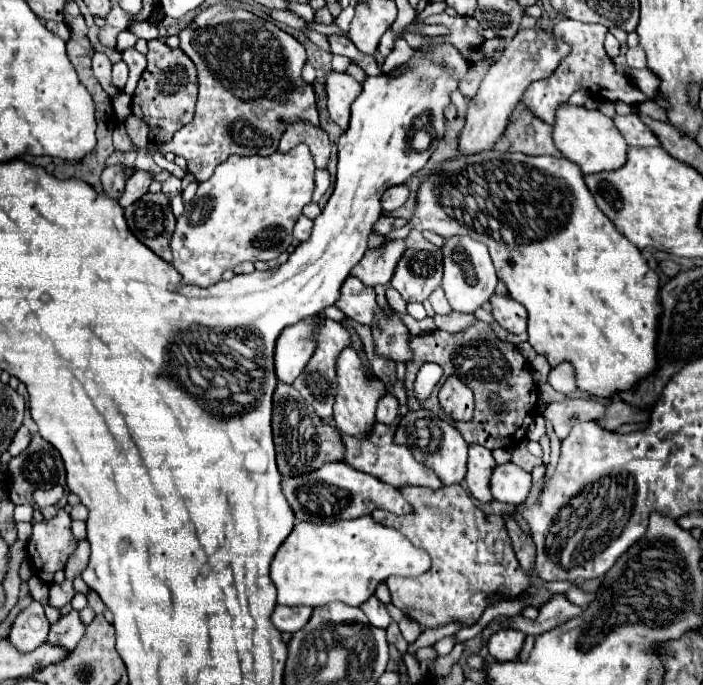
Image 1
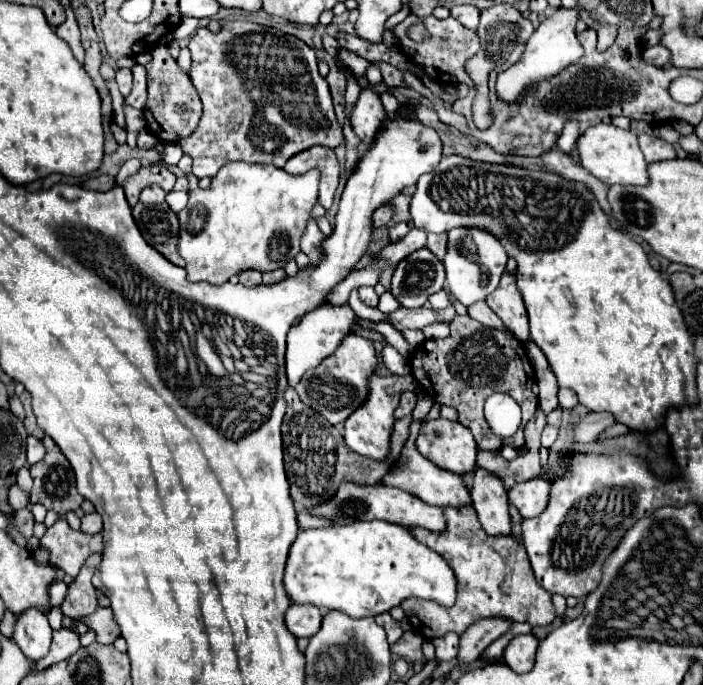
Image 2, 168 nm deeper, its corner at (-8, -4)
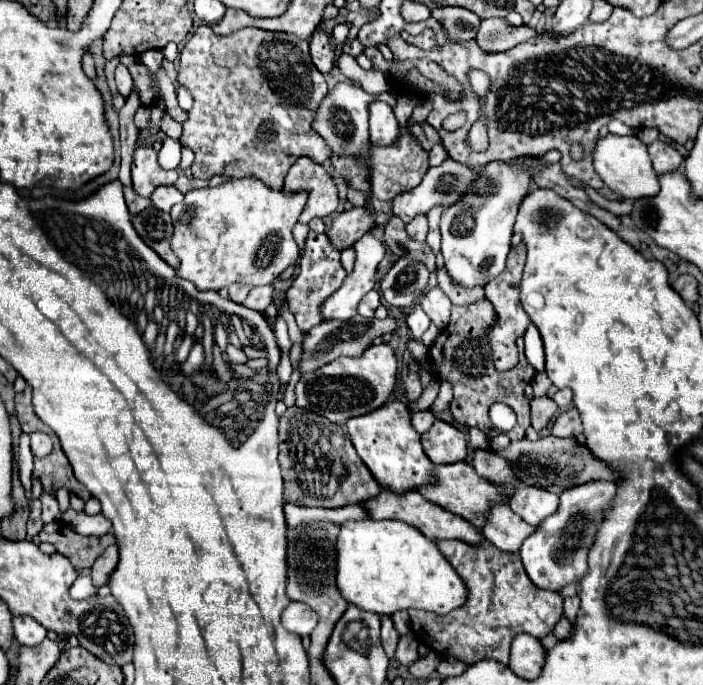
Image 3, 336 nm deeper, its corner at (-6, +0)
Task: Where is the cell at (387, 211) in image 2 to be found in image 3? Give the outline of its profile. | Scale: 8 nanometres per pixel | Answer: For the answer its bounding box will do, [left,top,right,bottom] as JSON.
[329,207,377,251]

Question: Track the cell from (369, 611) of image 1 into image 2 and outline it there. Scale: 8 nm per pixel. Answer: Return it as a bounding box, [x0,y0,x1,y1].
[375,613,403,645]

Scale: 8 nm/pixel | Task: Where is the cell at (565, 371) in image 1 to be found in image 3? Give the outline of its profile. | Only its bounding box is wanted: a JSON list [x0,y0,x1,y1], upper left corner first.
[553,389,573,409]

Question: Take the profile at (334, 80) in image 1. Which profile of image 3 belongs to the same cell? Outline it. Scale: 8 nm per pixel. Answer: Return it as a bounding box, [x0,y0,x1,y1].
[369,101,399,145]

